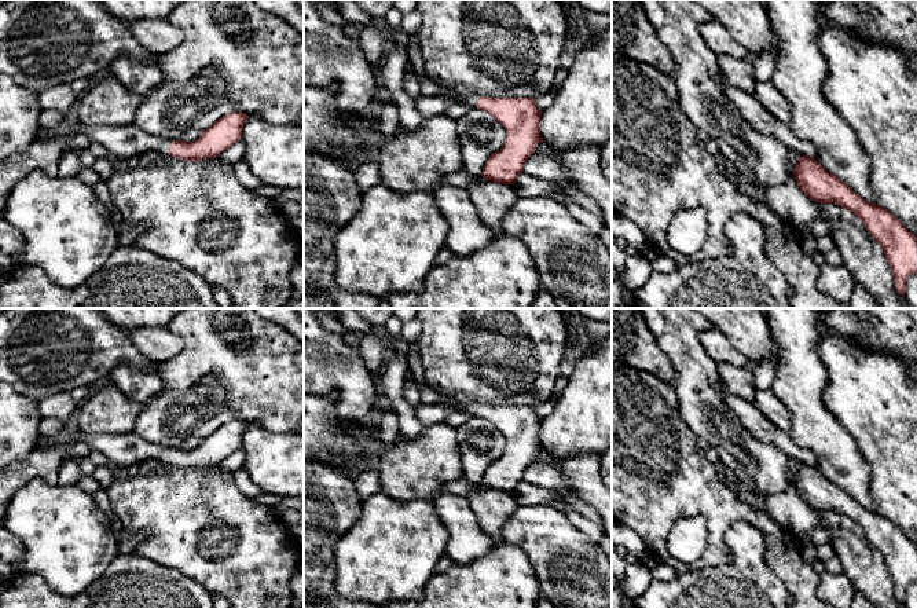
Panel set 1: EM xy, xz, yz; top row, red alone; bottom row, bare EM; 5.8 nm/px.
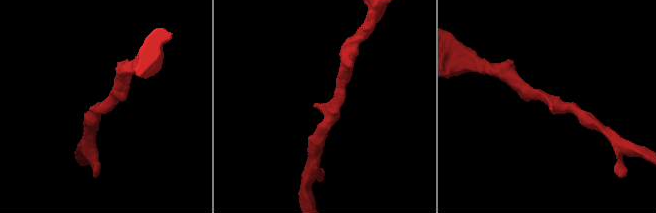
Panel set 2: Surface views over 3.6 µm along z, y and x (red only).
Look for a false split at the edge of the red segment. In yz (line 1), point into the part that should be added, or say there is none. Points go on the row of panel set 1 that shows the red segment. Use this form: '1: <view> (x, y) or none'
1: none

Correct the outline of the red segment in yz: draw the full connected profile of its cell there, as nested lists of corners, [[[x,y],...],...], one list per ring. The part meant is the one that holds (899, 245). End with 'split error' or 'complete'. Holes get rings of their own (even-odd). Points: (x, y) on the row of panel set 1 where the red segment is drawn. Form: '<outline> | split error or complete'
[[[802,154],[793,175],[806,197],[814,202],[837,204],[865,224],[887,257],[898,293],[905,297],[907,278],[917,274],[917,237],[891,212],[866,202],[814,157]]] | complete

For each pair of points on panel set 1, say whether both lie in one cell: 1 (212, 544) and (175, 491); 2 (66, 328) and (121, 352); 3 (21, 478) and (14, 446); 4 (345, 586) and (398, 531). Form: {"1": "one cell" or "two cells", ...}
{"1": "one cell", "2": "one cell", "3": "two cells", "4": "one cell"}

